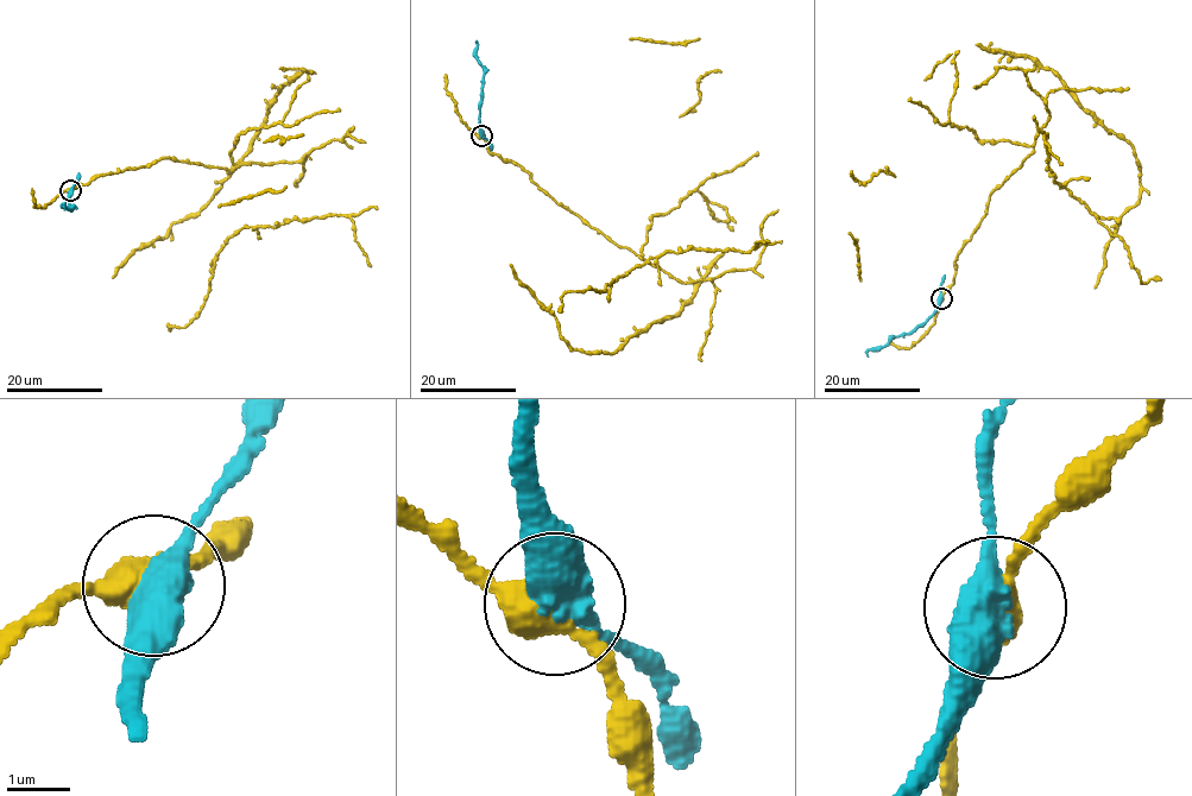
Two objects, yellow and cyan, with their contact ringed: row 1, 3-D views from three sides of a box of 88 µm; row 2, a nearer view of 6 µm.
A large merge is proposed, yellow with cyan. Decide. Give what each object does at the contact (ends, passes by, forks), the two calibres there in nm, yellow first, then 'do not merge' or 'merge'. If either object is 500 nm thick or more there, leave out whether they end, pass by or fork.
calibres 400 and 500 nm; do not merge

